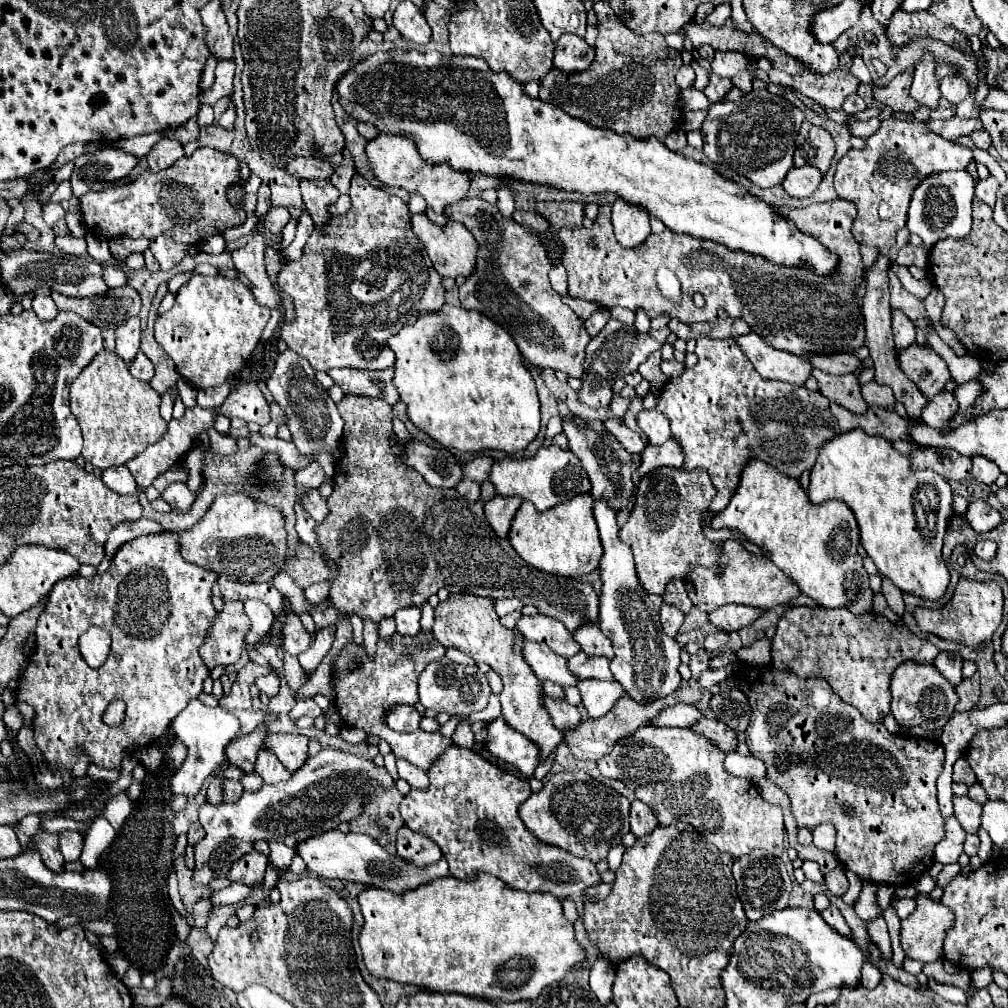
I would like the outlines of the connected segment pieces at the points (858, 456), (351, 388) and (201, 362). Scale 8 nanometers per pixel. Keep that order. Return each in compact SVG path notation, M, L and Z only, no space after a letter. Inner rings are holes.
M854 429L820 447L810 471L810 503L828 499L844 501L858 519L860 541L878 571L904 593L924 599L940 599L950 575L942 559L942 537L952 515L952 489L944 477L932 469L912 469L908 457L898 453L880 435Z
M332 369L328 375L346 395L364 395L386 401L394 407L398 399L398 391L392 383L394 369L384 371L356 371L356 369Z
M194 275L180 287L174 307L158 317L154 337L188 383L194 383L196 389L208 389L222 385L230 373L244 367L268 319L270 309L258 305L250 289L238 279Z

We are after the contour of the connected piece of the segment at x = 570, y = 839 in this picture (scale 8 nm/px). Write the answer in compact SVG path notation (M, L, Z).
M562 771L550 775L544 787L520 805L520 819L544 843L598 863L600 859L606 859L608 849L618 845L622 835L630 831L628 811L630 801L624 795L600 783L586 771Z

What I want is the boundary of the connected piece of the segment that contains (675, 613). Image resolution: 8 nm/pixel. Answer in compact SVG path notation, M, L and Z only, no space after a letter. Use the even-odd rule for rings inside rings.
M662 603L662 611L660 611L660 621L662 621L662 629L668 637L676 637L678 629L684 623L684 613L678 611L674 605Z

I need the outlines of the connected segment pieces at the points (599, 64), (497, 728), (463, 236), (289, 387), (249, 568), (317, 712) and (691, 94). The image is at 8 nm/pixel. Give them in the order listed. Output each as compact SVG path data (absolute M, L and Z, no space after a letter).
M606 1L594 3L594 11L600 31L596 39L596 59L580 73L560 73L560 69L554 67L540 81L538 99L592 127L628 133L636 139L656 137L664 141L682 115L682 107L676 107L680 101L680 87L676 87L674 81L682 65L680 53L668 47L662 35L636 35L626 25L616 23L616 15Z
M504 717L494 719L488 723L488 737L486 737L486 747L488 751L504 761L520 769L524 777L532 777L534 769L540 763L540 747L534 741L528 741L522 733L512 729Z
M426 213L412 215L412 231L418 235L422 245L428 251L428 257L434 263L434 269L442 277L468 277L476 265L476 239L472 239L472 233L460 225L460 223L446 223L446 225L436 225L426 217Z
M284 351L278 355L274 371L266 381L274 401L282 407L288 417L288 429L292 433L292 441L302 455L316 455L316 453L330 453L332 449L340 447L344 421L338 413L336 403L330 399L328 391L316 381L314 369L300 359L294 351Z
M218 495L206 515L190 531L178 535L184 559L240 583L272 581L282 571L288 553L282 511L248 495Z
M308 699L308 701L296 701L296 705L294 705L294 709L290 711L290 717L292 719L298 719L298 717L302 717L302 715L308 715L308 717L320 717L324 711L312 701L312 699Z
M696 87L682 91L682 103L686 109L708 109L710 107L710 101L706 99L706 95L698 91Z

